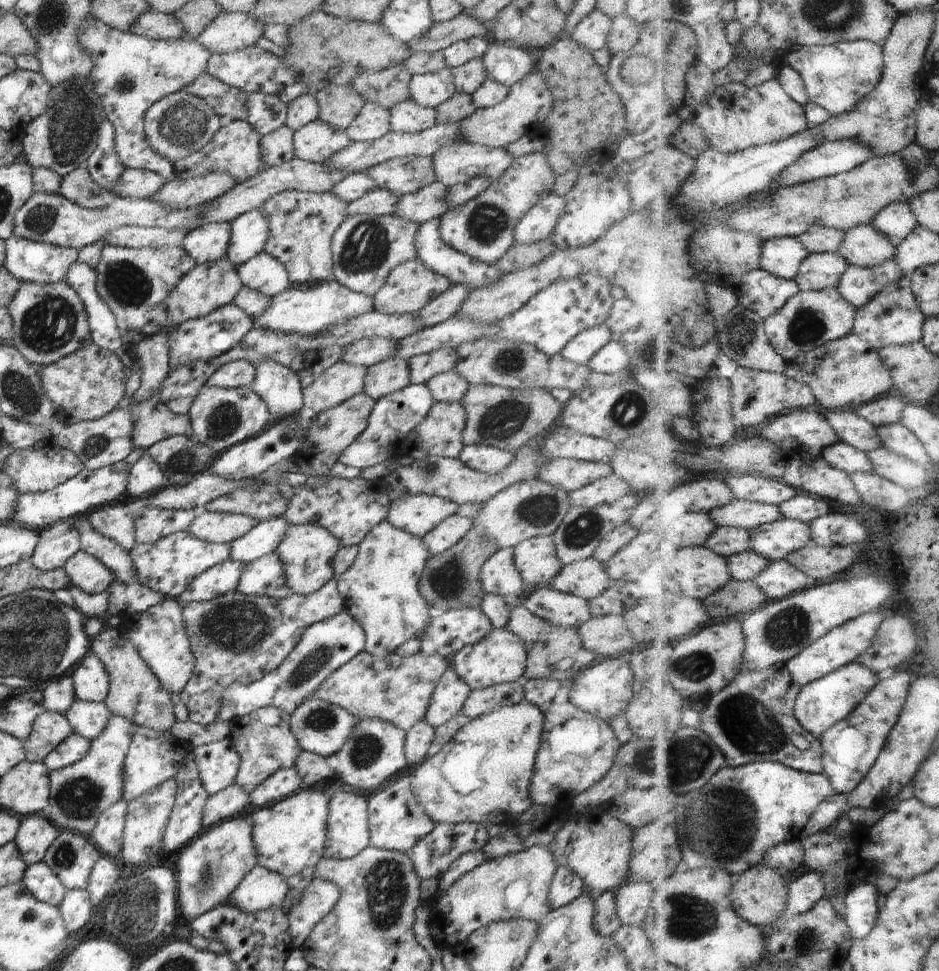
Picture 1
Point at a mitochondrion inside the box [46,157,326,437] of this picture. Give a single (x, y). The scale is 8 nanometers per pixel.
(127, 284)

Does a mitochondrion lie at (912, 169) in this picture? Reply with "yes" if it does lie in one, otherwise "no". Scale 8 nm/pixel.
yes

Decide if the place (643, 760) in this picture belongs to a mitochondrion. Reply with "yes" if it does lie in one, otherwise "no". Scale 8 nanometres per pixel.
yes

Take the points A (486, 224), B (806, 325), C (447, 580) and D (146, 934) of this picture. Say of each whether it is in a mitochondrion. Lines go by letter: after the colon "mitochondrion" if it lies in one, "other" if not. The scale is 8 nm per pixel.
A: mitochondrion
B: mitochondrion
C: mitochondrion
D: mitochondrion

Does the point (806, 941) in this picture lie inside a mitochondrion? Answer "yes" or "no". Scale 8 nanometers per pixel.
yes

